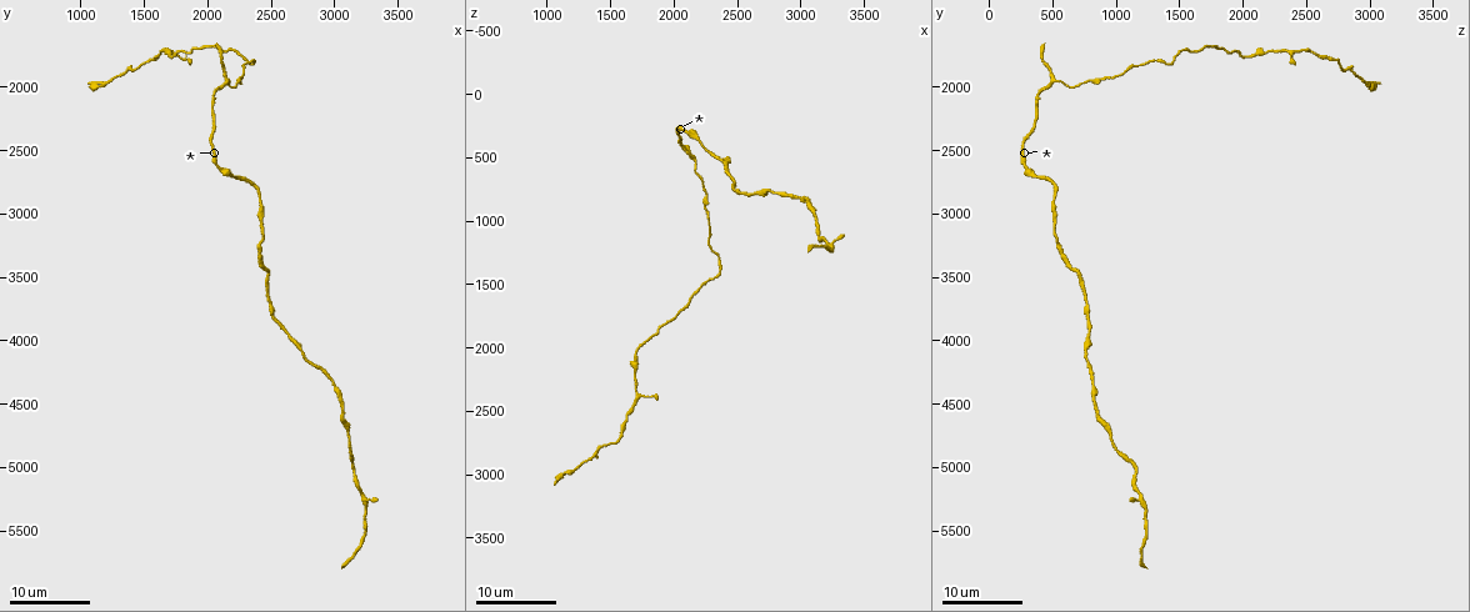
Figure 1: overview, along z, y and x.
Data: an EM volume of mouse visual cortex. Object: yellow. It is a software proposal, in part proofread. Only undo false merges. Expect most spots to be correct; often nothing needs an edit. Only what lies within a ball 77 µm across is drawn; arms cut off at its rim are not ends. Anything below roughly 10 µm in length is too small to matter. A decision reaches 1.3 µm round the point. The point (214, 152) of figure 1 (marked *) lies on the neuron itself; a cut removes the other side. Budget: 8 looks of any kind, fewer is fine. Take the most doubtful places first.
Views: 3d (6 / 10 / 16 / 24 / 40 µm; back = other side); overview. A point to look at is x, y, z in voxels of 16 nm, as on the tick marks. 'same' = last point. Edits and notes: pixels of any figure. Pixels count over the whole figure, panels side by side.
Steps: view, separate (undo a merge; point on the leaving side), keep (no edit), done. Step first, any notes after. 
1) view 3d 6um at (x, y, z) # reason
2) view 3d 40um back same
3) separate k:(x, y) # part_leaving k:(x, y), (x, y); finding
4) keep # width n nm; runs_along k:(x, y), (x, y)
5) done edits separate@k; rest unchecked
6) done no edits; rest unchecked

view 3d 16um at (2180, 1940, 540) # sudden change in width

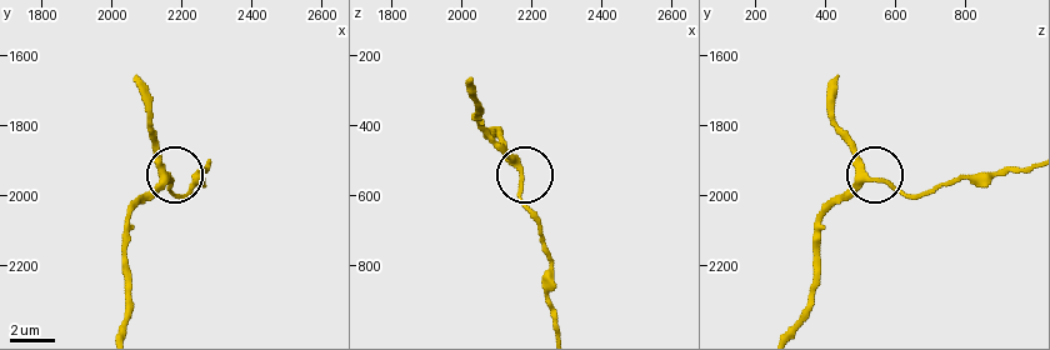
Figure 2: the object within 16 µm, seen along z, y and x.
view 3d 6um at (2160, 1950, 530) # closer look

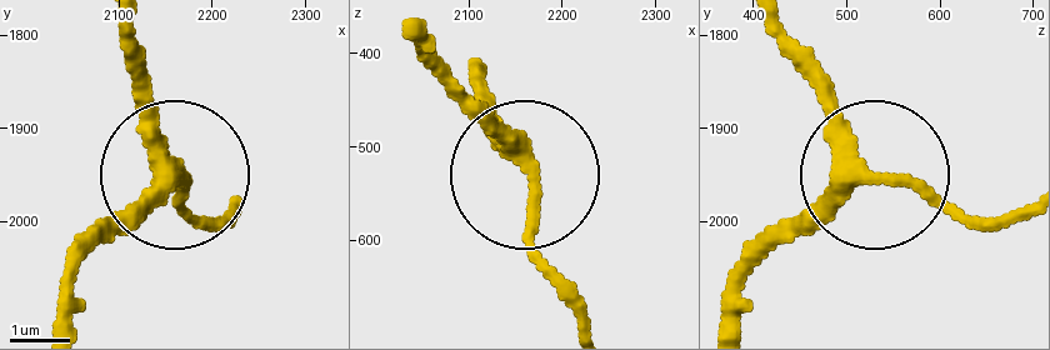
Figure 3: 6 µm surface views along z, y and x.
view 3d 6um back at (2160, 1950, 520) # other side

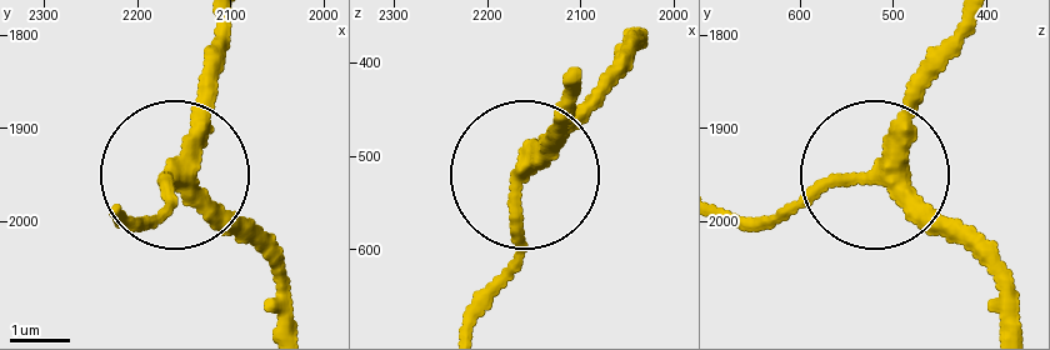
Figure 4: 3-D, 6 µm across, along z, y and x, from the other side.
keep # runs_along 4:(1014, 320), (880, 176), (820, 181), (750, 225); continuous, no second neuron

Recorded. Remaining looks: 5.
view 3d 16um at (1700, 1720, 2320) # sudden change in width

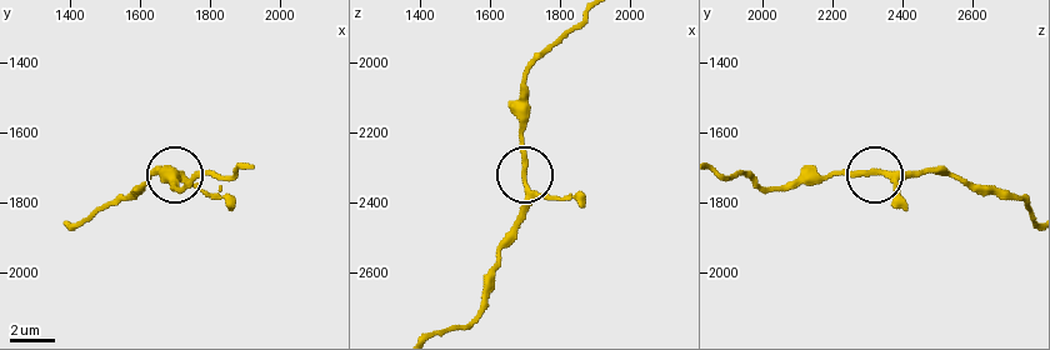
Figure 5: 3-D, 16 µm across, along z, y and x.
view 3d 10um at (1700, 1710, 2330)

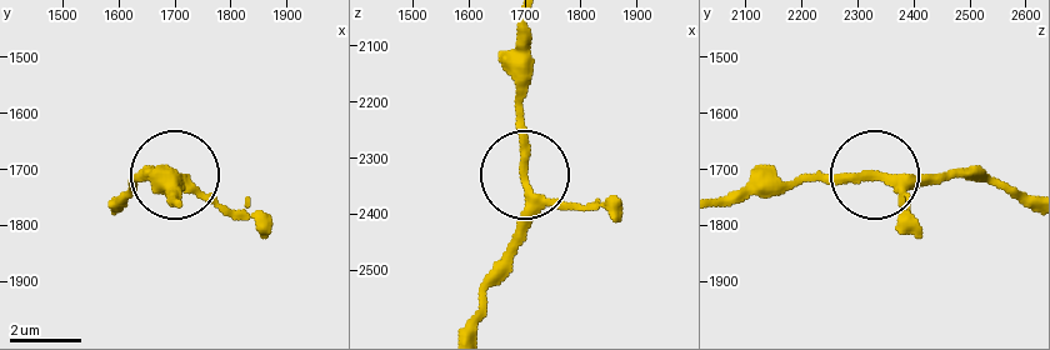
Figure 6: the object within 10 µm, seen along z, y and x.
keep # width 240 nm; runs_along 6:(524, 26), (524, 233), (514, 265); continuous, no second neuron

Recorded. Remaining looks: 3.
view 3d 16um at (2080, 2600, 280) # narrows sharply

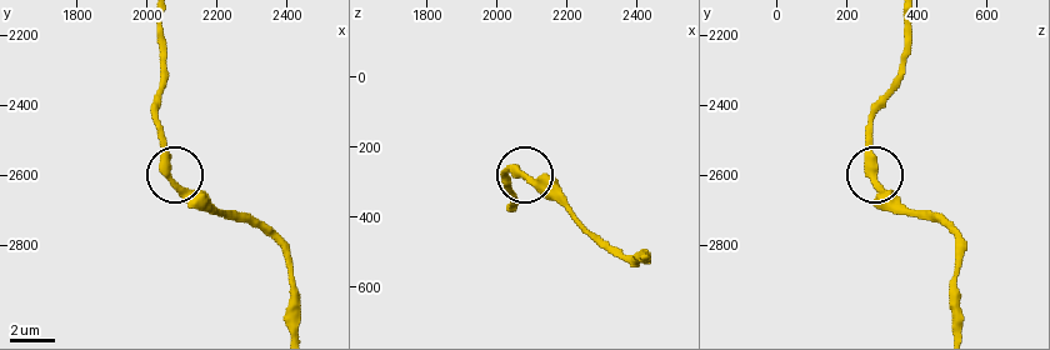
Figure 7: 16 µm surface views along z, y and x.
view 3d 10um at (2080, 2630, 290) # zoom in

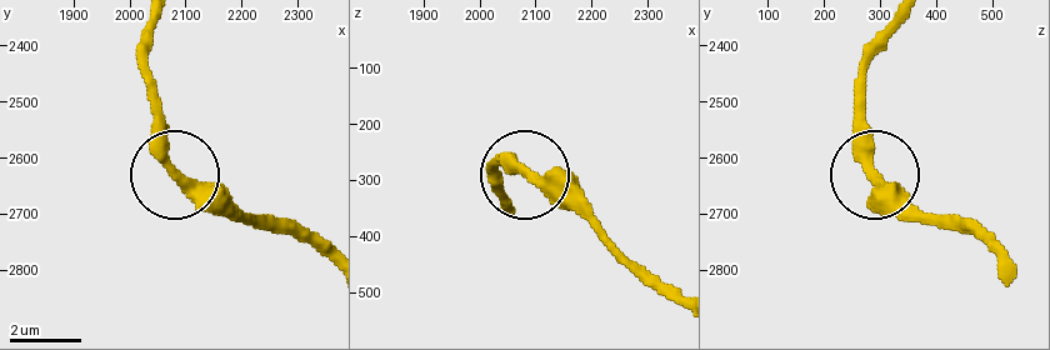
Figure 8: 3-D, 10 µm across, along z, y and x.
keep # runs_along 8:(865, 118), (871, 174), (925, 219); continuous, no second neuron

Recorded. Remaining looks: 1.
done no edits; rest unchecked

